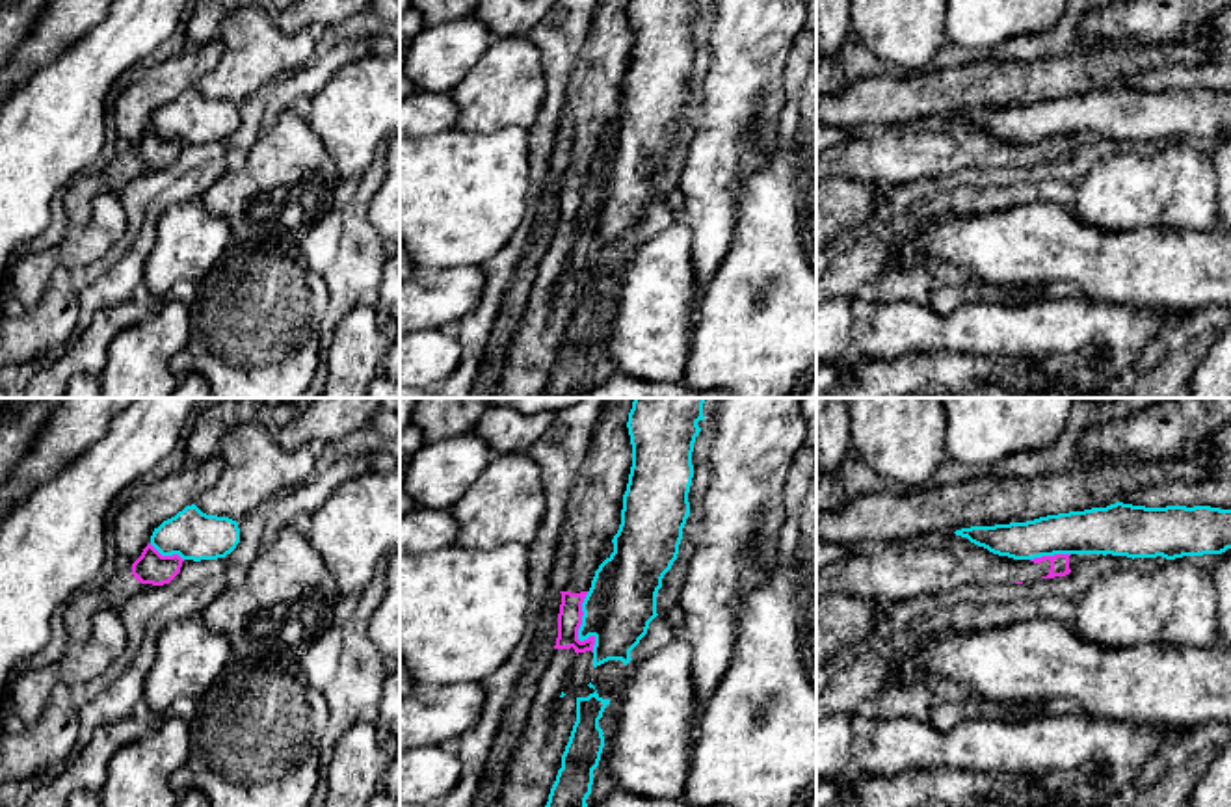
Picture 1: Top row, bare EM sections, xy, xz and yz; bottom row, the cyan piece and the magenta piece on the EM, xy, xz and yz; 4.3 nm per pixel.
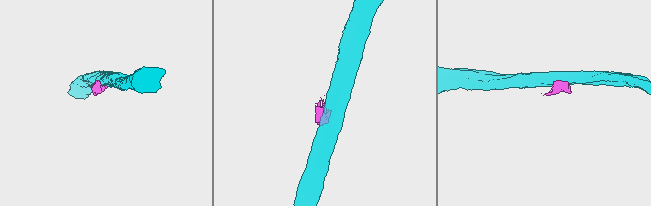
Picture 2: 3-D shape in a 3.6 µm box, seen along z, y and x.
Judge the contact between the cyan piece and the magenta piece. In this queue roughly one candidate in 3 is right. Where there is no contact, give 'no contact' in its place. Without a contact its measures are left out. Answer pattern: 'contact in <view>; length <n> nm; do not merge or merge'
contact in xz; length 260 nm; do not merge

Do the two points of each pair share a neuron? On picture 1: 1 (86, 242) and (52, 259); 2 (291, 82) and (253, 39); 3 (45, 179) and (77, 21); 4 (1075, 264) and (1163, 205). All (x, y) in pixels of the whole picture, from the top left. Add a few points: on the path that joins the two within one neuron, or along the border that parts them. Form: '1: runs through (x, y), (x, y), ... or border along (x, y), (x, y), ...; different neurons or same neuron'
1: runs through (79, 250), (73, 255), (60, 257); same neuron
2: border along (315, 58), (276, 82); different neurons
3: border along (103, 19), (38, 67); different neurons
4: border along (1081, 220), (1105, 231), (1168, 231); different neurons

